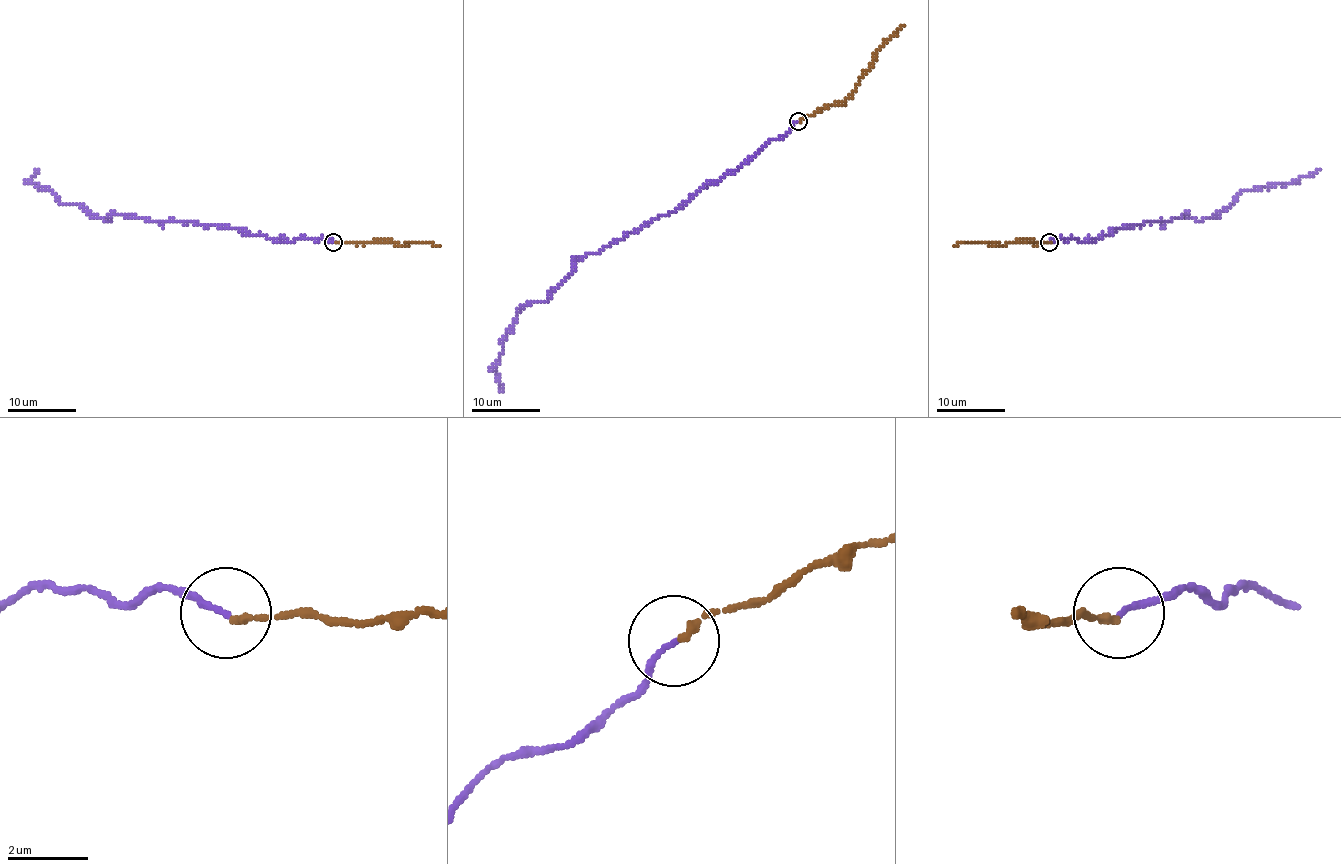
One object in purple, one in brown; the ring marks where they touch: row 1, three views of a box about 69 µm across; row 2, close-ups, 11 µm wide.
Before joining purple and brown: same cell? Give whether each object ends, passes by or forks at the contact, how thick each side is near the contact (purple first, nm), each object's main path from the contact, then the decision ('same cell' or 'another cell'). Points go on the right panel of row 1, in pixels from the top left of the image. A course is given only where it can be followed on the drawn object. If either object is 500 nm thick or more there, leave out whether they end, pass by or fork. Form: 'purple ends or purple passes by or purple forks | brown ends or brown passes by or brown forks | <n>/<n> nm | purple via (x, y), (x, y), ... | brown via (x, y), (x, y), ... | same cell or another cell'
purple ends | brown ends | 130/170 nm | purple via (1050, 241), (1086, 243), (1188, 214), (1215, 217), (1243, 191), (1319, 170) | brown via (1050, 243), (993, 245), (980, 241), (953, 246) | same cell

